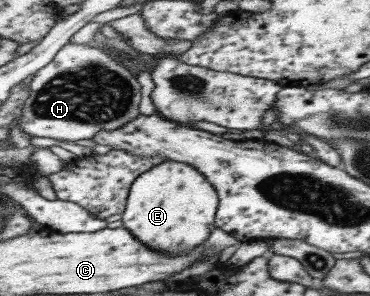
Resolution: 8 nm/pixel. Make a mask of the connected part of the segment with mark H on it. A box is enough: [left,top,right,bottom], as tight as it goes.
[19,41,140,142]

